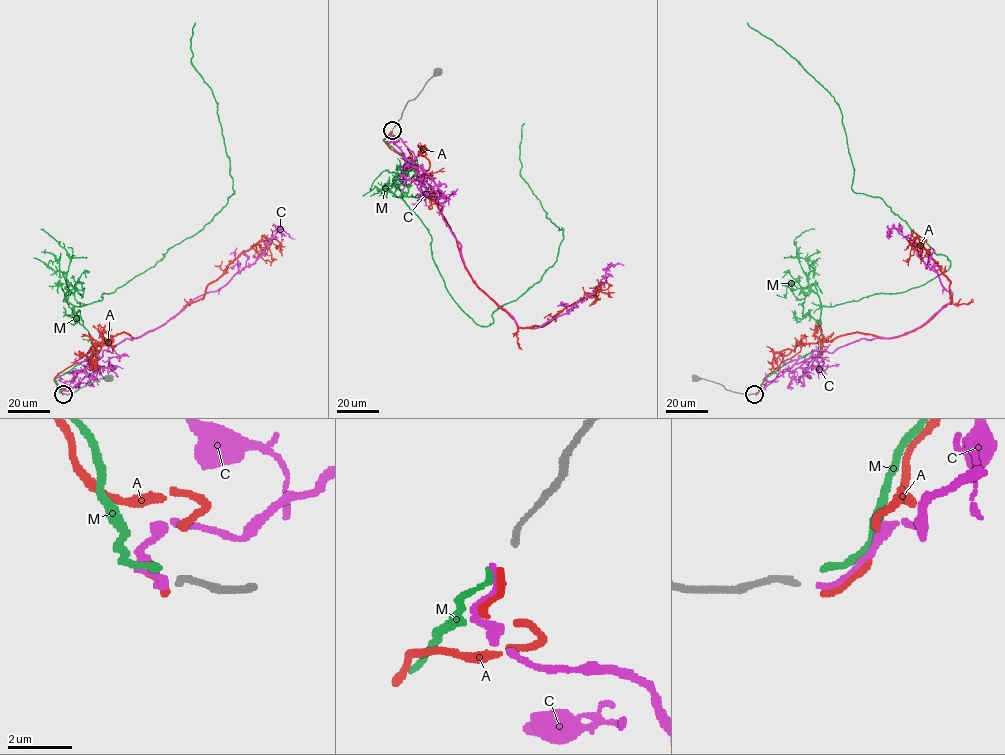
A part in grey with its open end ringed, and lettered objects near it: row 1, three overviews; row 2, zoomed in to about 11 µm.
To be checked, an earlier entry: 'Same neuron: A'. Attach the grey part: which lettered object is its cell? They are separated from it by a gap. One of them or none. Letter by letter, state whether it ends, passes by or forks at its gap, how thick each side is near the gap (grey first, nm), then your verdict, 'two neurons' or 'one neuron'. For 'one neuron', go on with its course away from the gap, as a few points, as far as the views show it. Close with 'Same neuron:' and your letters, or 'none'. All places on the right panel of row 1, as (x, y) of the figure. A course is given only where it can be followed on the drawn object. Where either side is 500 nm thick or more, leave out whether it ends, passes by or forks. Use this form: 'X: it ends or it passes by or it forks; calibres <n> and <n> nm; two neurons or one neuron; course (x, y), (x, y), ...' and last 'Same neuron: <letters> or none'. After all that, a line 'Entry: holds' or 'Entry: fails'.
A: it ends; calibres 180 and 220 nm; one neuron; course (755, 394), (800, 344), (857, 332), (898, 337), (950, 303), (950, 281), (917, 237), (921, 255)
C: it ends; calibres 180 and 240 nm; two neurons
M: it ends; calibres 180 and 200 nm; two neurons
Same neuron: A
Entry: holds

